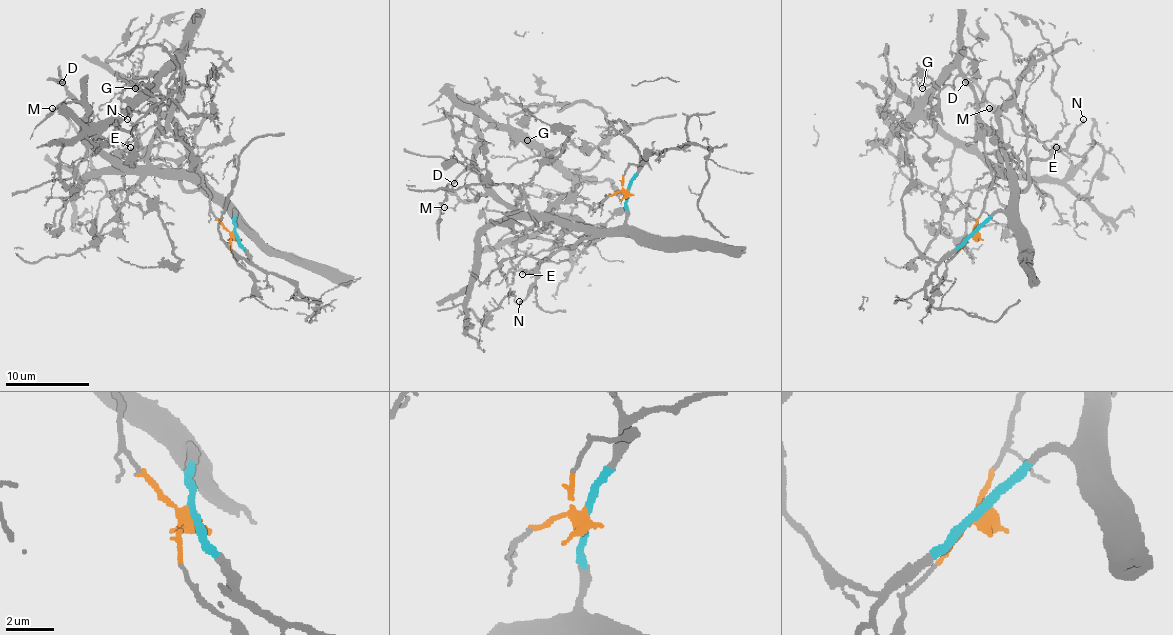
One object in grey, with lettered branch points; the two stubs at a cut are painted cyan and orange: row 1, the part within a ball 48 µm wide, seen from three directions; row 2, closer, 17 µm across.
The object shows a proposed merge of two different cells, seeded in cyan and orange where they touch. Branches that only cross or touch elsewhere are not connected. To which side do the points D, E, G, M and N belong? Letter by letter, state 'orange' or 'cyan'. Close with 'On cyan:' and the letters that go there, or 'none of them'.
D: cyan
E: cyan
G: orange
M: cyan
N: cyan
On cyan: D, E, M, N

